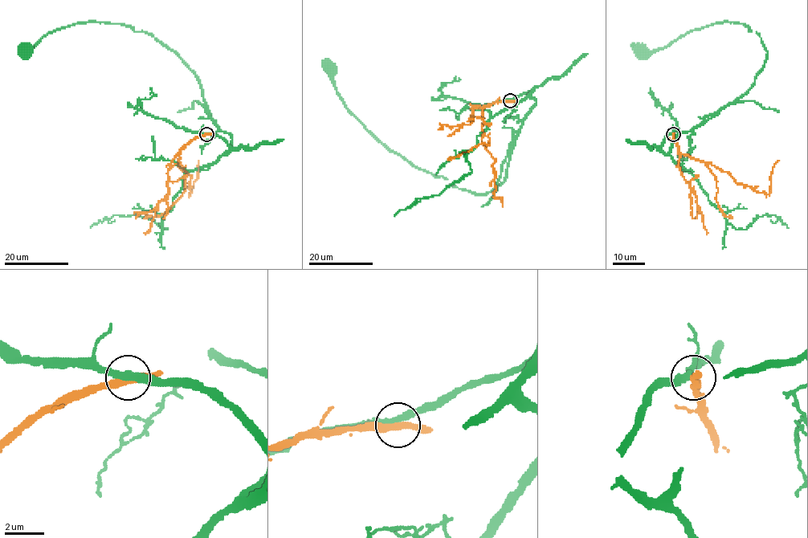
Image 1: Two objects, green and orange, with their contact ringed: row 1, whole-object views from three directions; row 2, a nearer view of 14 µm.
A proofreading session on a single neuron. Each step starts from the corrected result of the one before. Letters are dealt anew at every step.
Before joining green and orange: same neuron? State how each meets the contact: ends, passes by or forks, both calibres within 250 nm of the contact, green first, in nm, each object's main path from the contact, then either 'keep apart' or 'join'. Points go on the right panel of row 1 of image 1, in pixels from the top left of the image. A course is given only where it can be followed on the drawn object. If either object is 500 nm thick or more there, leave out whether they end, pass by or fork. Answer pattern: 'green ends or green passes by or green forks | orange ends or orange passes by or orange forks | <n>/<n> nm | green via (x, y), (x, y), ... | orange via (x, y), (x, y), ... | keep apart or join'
green passes by | orange passes by | 320/360 nm | green via (672, 134), (660, 148), (667, 153), (682, 132), (750, 87), (767, 51), (756, 32), (727, 22), (641, 51) | orange via (673, 134), (677, 148), (682, 153), (727, 171), (736, 182), (767, 194), (770, 189), (773, 166), (779, 160) | keep apart

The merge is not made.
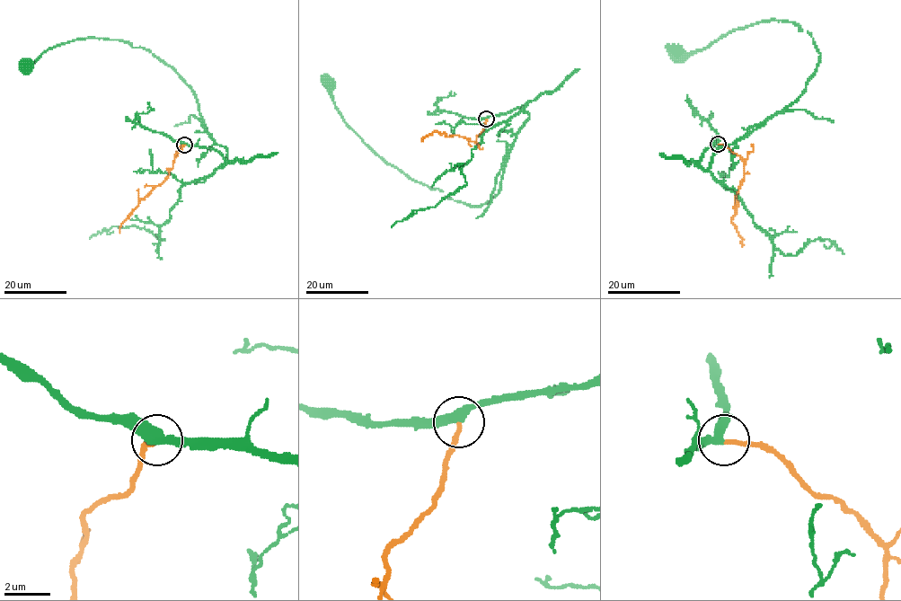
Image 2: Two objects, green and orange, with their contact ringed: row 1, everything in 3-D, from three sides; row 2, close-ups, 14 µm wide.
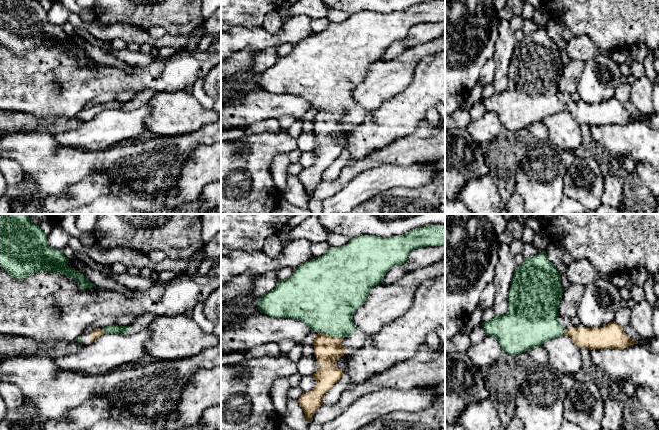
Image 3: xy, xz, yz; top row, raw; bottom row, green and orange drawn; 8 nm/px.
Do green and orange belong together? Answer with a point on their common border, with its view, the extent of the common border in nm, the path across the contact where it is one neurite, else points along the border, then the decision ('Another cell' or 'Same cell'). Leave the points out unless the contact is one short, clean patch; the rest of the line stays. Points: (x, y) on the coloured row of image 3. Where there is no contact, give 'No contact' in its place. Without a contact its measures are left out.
Touches green at xz (337, 336). Shared border 80 nm. Path across: xz (328, 307), (337, 323), (337, 336), (326, 349). Same cell

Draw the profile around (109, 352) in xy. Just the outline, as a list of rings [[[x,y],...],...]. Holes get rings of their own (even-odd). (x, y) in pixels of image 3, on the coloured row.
[[[148,328],[134,334],[103,334],[78,352],[57,357],[54,362],[58,371],[102,375],[146,355],[145,344],[150,337]]]

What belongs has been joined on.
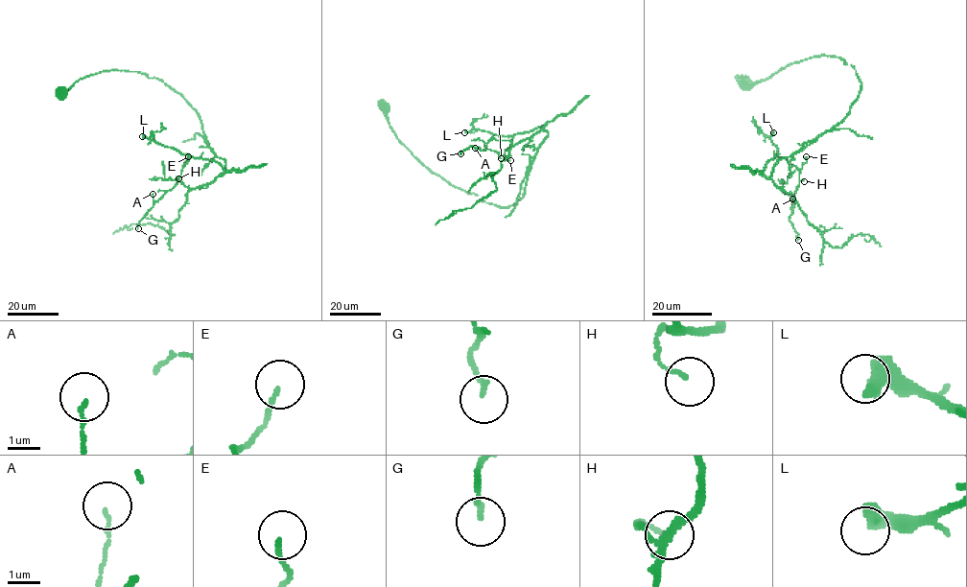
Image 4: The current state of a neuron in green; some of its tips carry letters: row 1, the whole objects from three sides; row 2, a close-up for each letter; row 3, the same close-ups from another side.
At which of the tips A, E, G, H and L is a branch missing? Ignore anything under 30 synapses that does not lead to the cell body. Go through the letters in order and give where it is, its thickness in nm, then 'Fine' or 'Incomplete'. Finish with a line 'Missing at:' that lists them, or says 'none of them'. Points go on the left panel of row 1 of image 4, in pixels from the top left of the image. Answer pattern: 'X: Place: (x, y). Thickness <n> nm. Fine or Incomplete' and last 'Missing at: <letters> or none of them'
A: Place: (153, 194). Thickness 110 nm. Fine
E: Place: (188, 156). Thickness 120 nm. Fine
G: Place: (138, 228). Thickness 140 nm. Fine
H: Place: (178, 178). Thickness 100 nm. Fine
L: Place: (142, 136). Thickness 600 nm. Incomplete
Missing at: L

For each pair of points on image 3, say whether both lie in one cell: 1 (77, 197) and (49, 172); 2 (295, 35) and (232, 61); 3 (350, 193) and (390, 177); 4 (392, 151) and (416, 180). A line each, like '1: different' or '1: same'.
1: different
2: different
3: same
4: different

